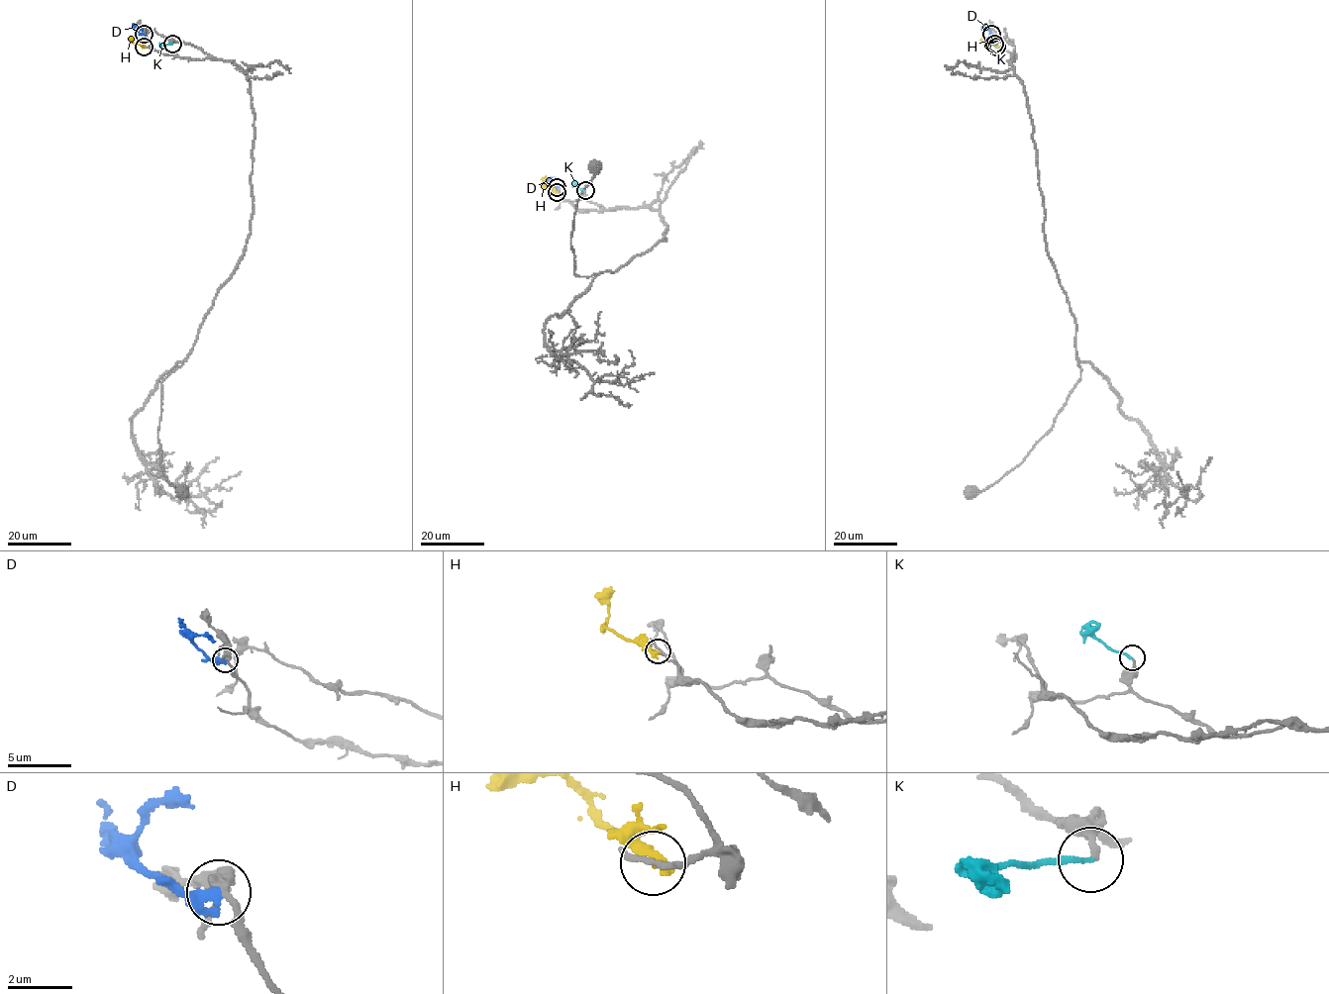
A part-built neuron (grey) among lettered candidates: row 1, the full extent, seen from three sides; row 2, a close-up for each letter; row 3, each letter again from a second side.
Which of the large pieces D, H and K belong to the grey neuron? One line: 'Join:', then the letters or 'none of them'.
Join: K

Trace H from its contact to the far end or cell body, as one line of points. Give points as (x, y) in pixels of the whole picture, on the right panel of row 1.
H: (997, 47), (987, 38), (980, 39)

